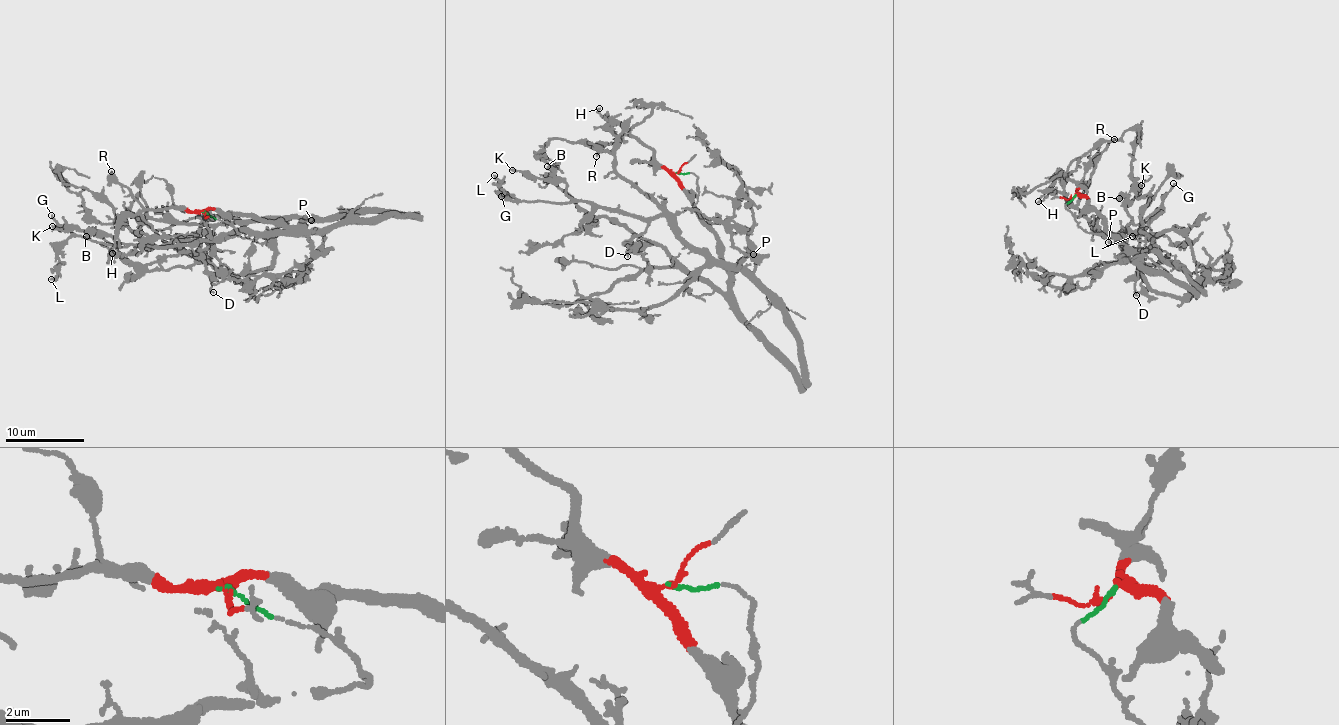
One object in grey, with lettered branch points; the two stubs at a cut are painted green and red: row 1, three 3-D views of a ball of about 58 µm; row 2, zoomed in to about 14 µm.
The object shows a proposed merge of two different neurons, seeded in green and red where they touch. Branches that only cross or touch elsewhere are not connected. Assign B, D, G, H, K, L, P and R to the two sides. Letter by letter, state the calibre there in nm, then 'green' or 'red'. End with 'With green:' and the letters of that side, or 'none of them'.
B: 440 nm | green
D: 140 nm | green
G: 130 nm | green
H: 120 nm | red
K: 180 nm | green
L: 240 nm | green
P: 110 nm | red
R: 140 nm | red
With green: B, D, G, K, L

